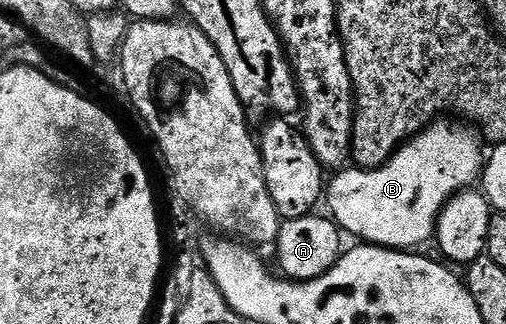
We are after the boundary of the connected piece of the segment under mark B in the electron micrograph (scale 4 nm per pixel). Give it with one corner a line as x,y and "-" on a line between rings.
435,119
418,133
411,137
405,145
401,145
392,156
380,167
363,169
361,167
342,167
329,178
324,189
324,205
327,205
329,216
343,234
358,237
359,242
367,245
381,245
383,249
399,251
414,251
426,240
435,236
438,227
438,217
442,208
454,198
457,193
469,190
470,185
479,180
484,168
483,138
477,128
466,123
453,125
450,119

